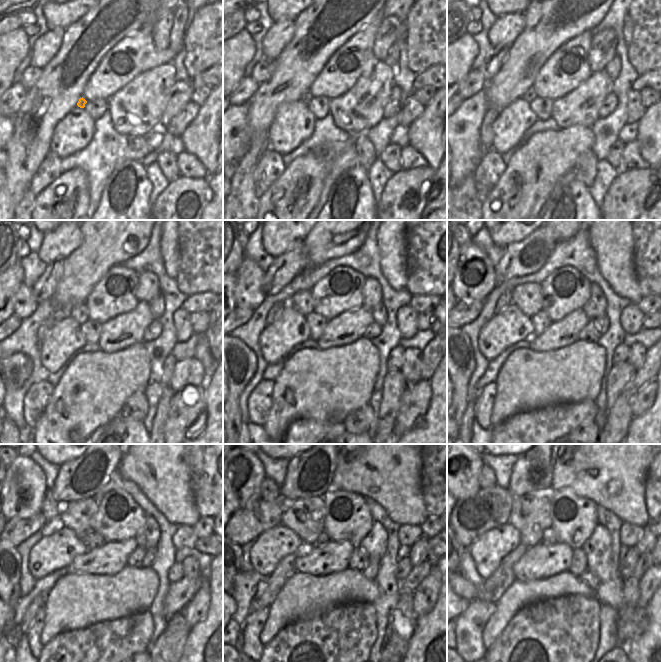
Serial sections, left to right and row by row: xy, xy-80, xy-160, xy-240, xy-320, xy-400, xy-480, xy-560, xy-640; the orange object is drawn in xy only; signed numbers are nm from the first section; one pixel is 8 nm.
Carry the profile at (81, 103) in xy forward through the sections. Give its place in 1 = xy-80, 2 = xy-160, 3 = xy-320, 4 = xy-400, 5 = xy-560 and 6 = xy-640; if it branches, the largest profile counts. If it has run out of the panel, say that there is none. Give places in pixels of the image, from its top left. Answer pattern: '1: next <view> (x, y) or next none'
1: next xy-80 (307, 96)
2: next xy-160 (530, 95)
3: next xy-320 (302, 301)
4: next xy-400 (527, 297)
5: next xy-560 (304, 516)
6: next xy-640 (529, 514)

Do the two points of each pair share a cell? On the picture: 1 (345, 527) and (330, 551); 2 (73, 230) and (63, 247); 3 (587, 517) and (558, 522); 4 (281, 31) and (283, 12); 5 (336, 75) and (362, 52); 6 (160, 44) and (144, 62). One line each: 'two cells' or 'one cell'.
1: two cells
2: one cell
3: one cell
4: two cells
5: one cell
6: two cells

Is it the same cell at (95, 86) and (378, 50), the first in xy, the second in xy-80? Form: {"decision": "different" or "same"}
{"decision": "different"}

